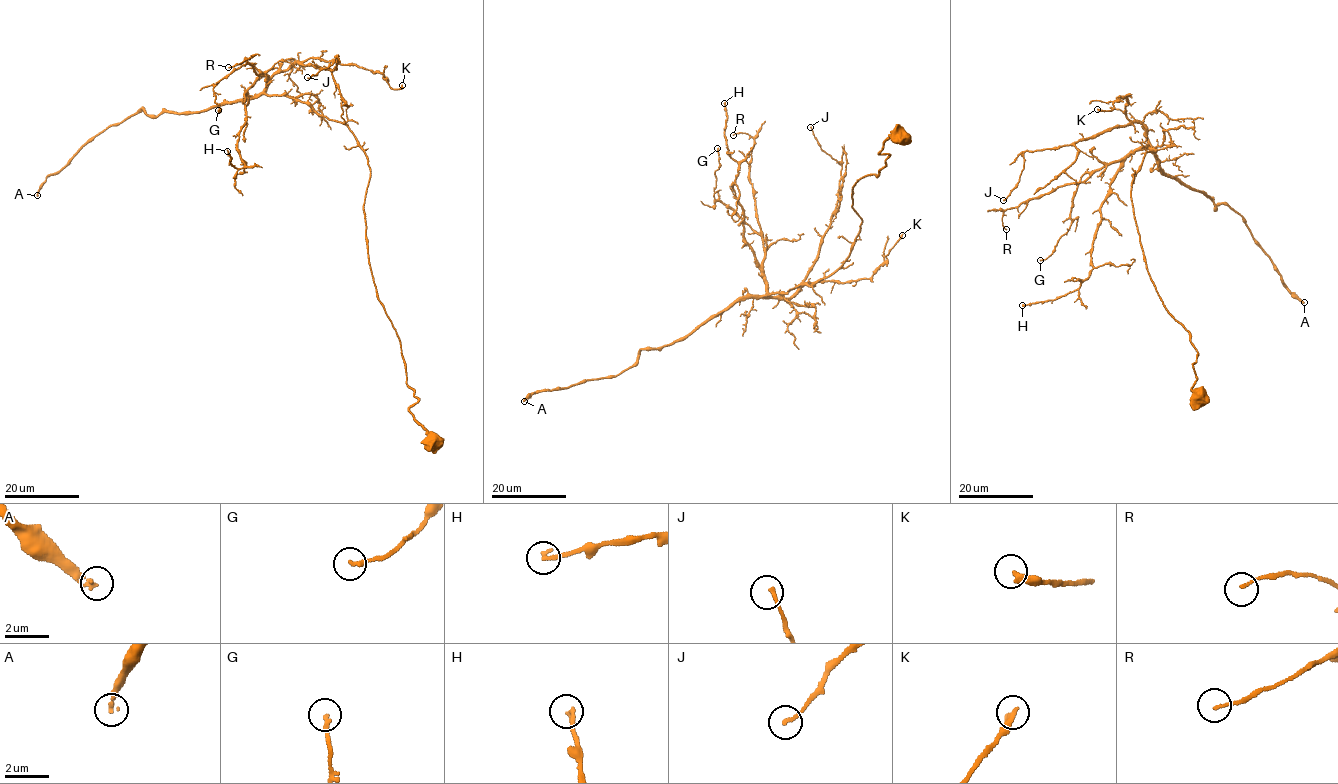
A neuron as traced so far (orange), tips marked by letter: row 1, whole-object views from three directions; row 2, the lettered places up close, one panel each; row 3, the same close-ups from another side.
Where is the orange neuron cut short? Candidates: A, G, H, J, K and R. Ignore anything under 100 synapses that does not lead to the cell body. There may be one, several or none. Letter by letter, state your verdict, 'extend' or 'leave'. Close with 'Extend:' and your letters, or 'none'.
A: extend
G: leave
H: leave
J: leave
K: leave
R: leave
Extend: A

